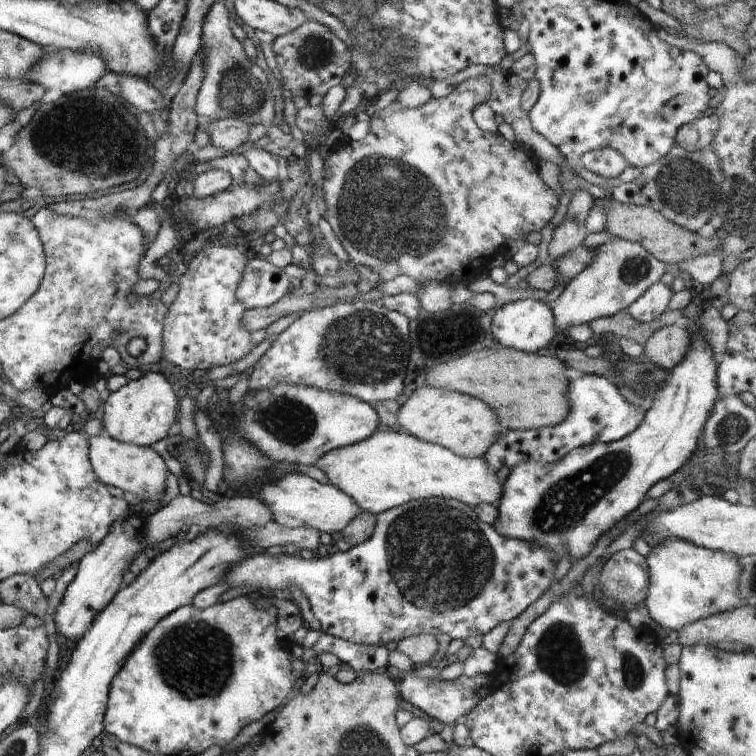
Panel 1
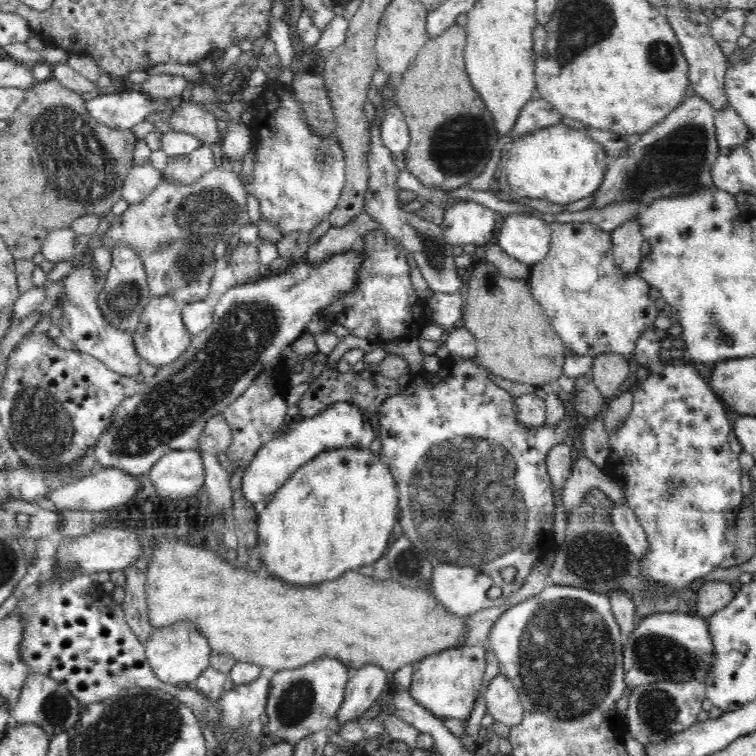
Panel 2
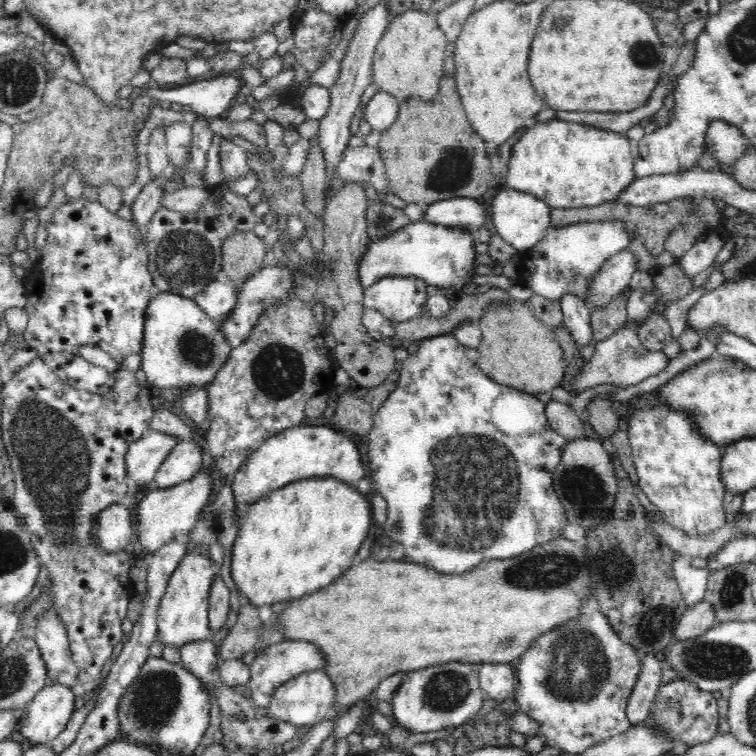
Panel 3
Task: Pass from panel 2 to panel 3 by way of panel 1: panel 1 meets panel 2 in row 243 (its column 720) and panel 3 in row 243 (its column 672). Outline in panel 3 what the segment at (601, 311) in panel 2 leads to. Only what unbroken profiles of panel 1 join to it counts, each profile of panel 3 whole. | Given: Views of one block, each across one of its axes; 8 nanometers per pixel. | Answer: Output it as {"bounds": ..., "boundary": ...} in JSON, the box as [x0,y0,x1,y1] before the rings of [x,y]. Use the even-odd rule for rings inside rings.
{"bounds":[519,220,631,304],"boundary":[[[618,220],[572,223],[560,228],[550,227],[546,236],[522,253],[519,267],[524,283],[534,293],[550,300],[573,294],[588,304],[588,286],[613,254],[627,248],[631,233],[626,223]]]}

